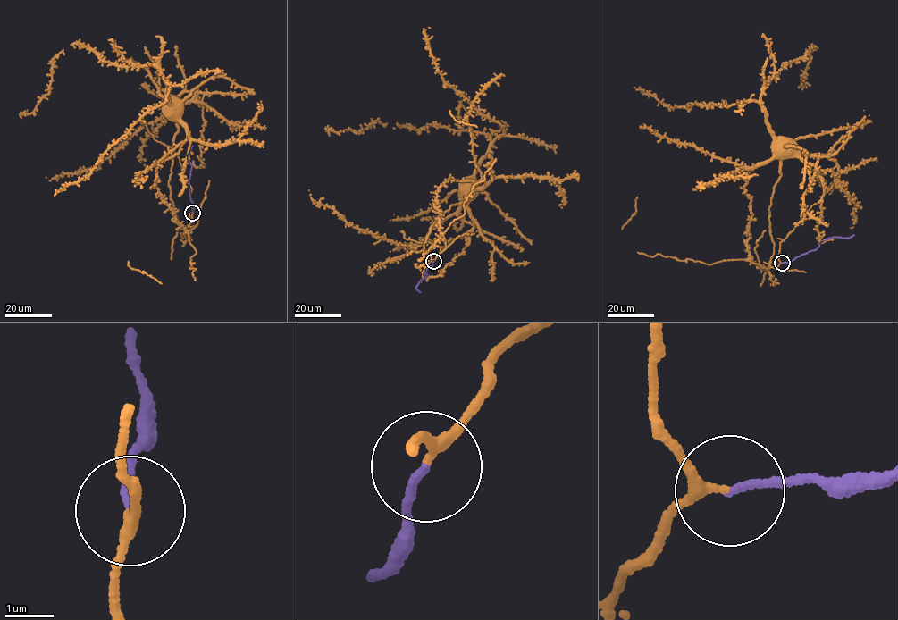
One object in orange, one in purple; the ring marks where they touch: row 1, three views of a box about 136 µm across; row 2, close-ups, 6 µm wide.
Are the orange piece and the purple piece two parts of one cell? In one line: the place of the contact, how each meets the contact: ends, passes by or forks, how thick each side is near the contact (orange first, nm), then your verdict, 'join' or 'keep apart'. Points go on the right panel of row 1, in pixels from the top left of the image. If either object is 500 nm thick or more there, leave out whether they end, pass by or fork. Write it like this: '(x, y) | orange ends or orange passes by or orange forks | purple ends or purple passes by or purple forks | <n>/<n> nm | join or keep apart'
(782, 263) | orange passes by | purple ends | 170/130 nm | join

